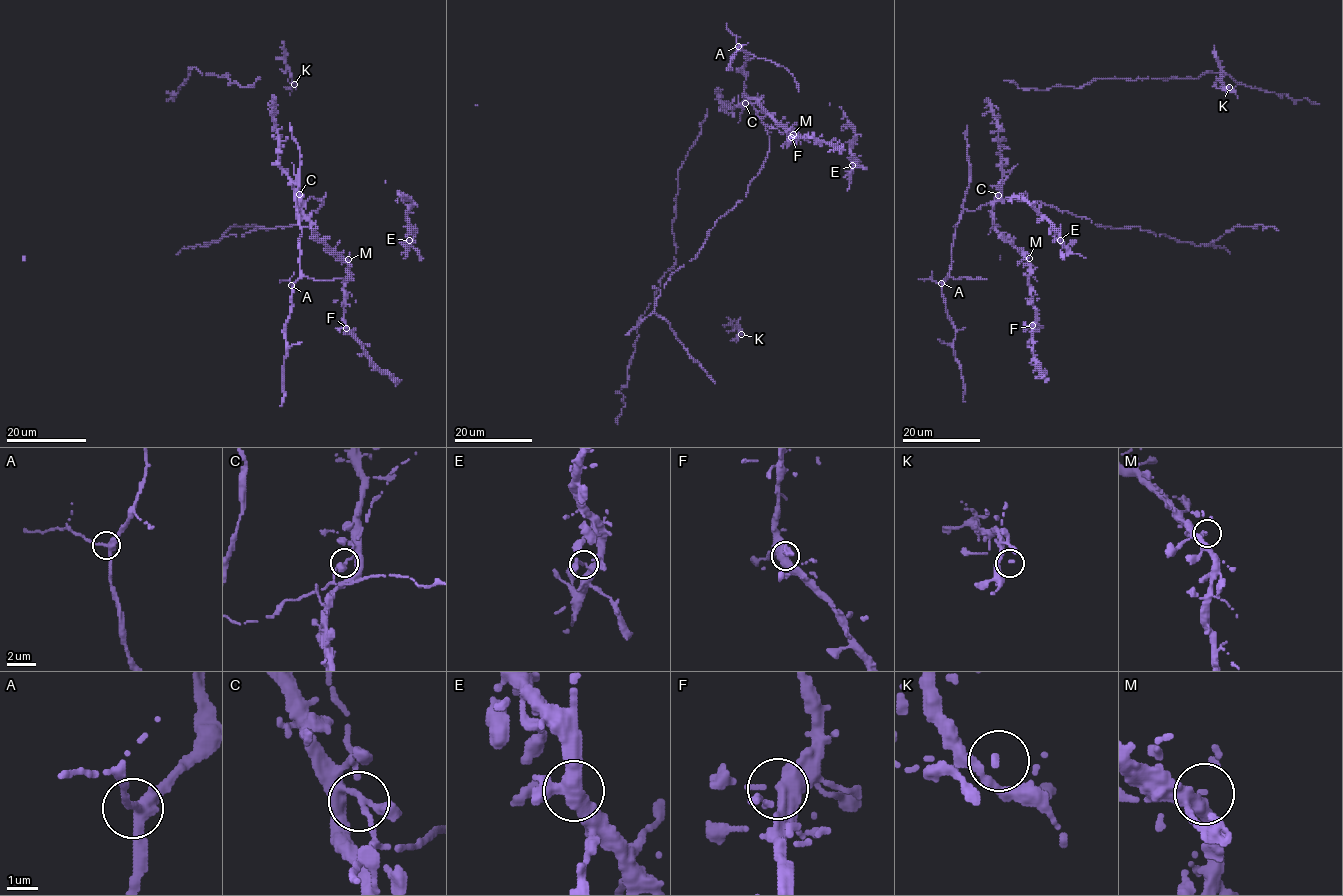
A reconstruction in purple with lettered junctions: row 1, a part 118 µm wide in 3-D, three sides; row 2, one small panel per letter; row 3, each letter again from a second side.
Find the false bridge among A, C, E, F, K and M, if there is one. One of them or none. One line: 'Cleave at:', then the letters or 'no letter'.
Cleave at: no letter

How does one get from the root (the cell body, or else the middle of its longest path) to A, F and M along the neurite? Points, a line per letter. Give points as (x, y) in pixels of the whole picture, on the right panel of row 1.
A: (1001, 190), (992, 202), (977, 209), (963, 211), (952, 246), (952, 266), (941, 283)
F: (1001, 190), (1000, 198), (994, 205), (993, 221), (998, 234), (1031, 266), (1029, 283), (1037, 316), (1032, 325)
M: (1001, 190), (993, 209), (995, 228), (1003, 240), (1029, 258)

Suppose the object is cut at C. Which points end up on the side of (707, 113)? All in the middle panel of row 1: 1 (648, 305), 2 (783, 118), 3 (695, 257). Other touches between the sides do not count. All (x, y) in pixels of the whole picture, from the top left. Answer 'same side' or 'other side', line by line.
1: same side
2: same side
3: other side

